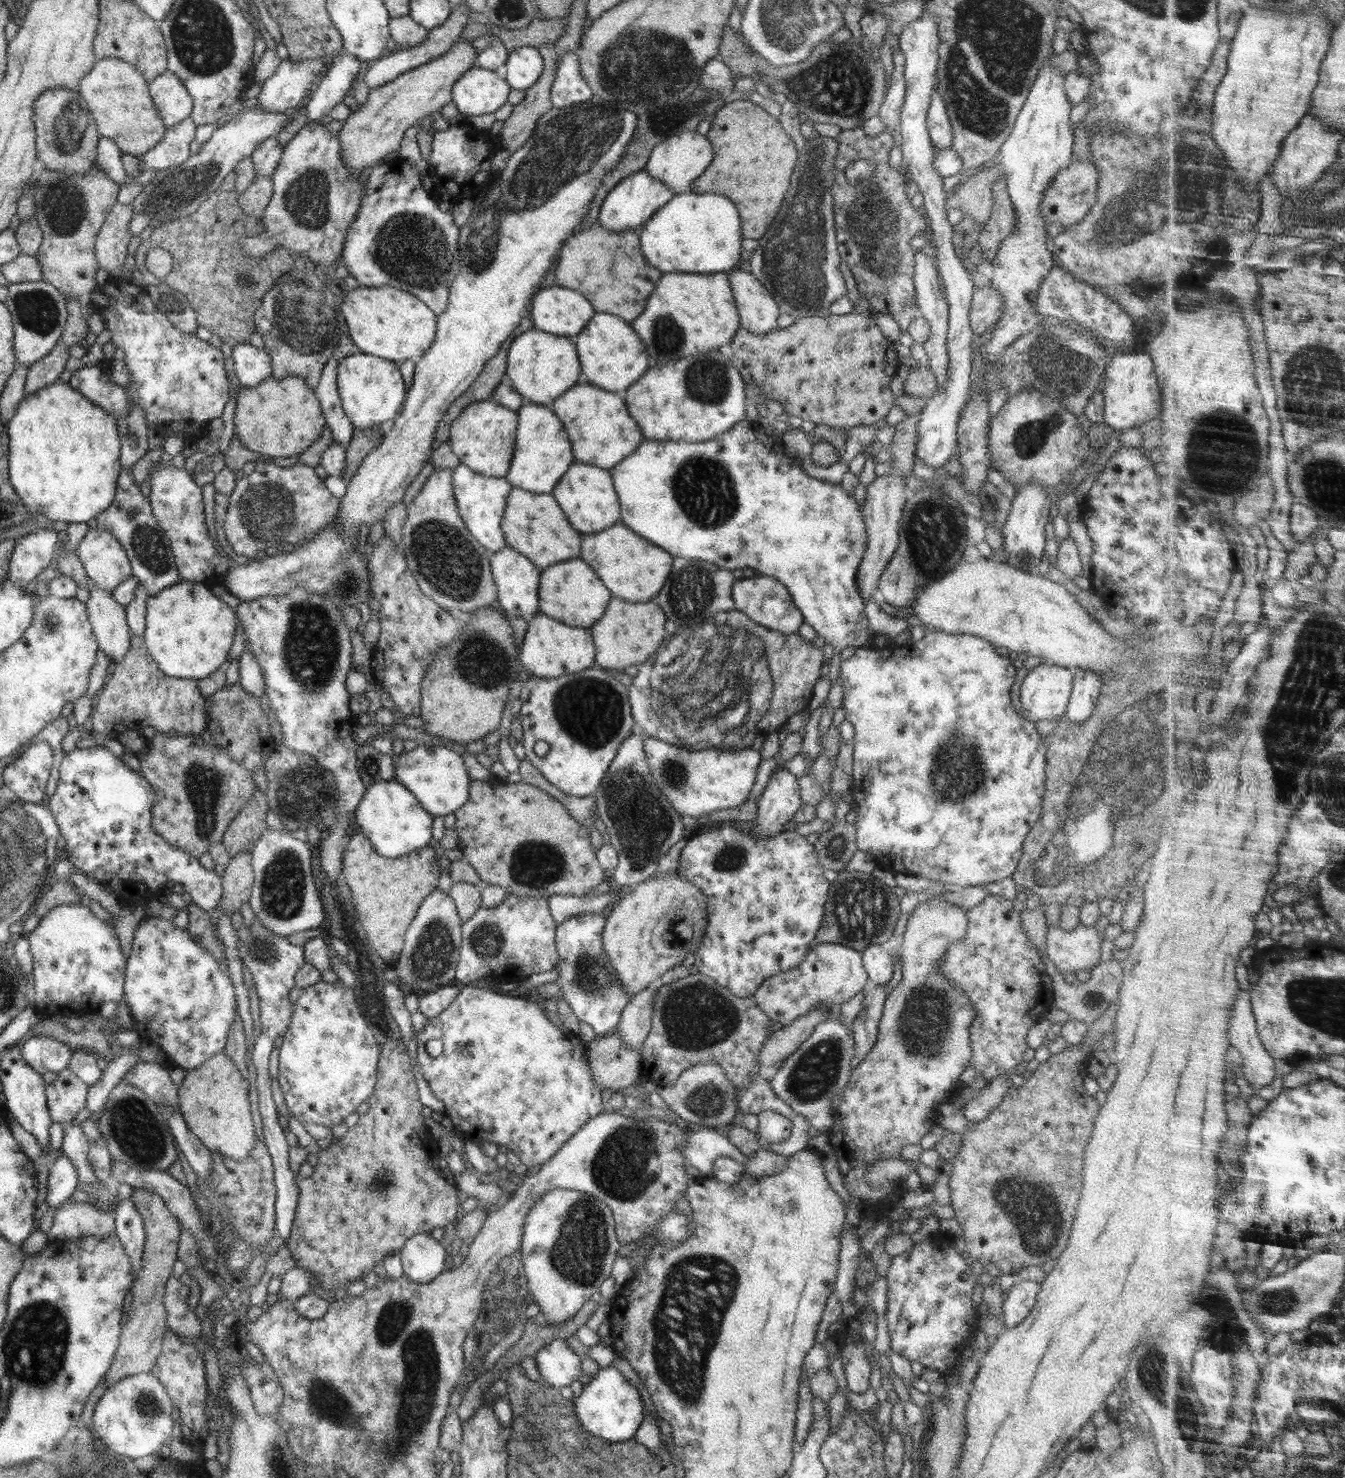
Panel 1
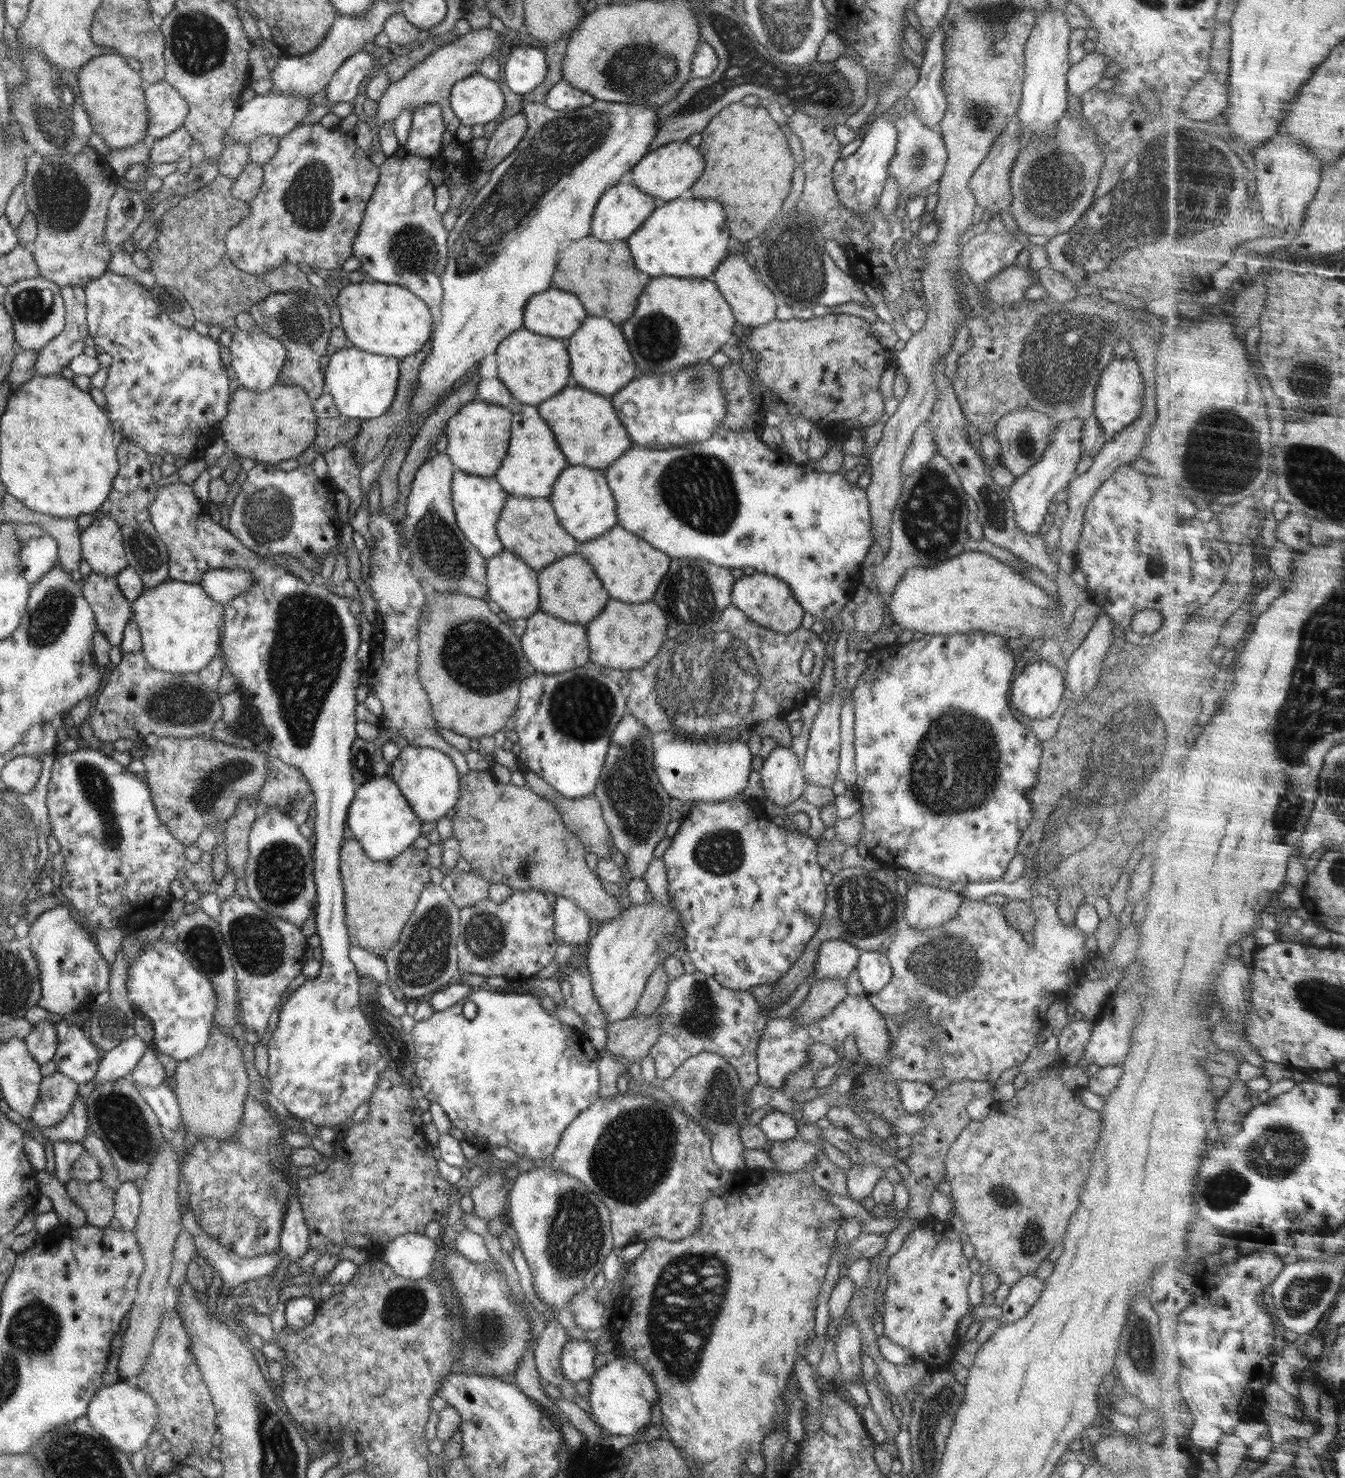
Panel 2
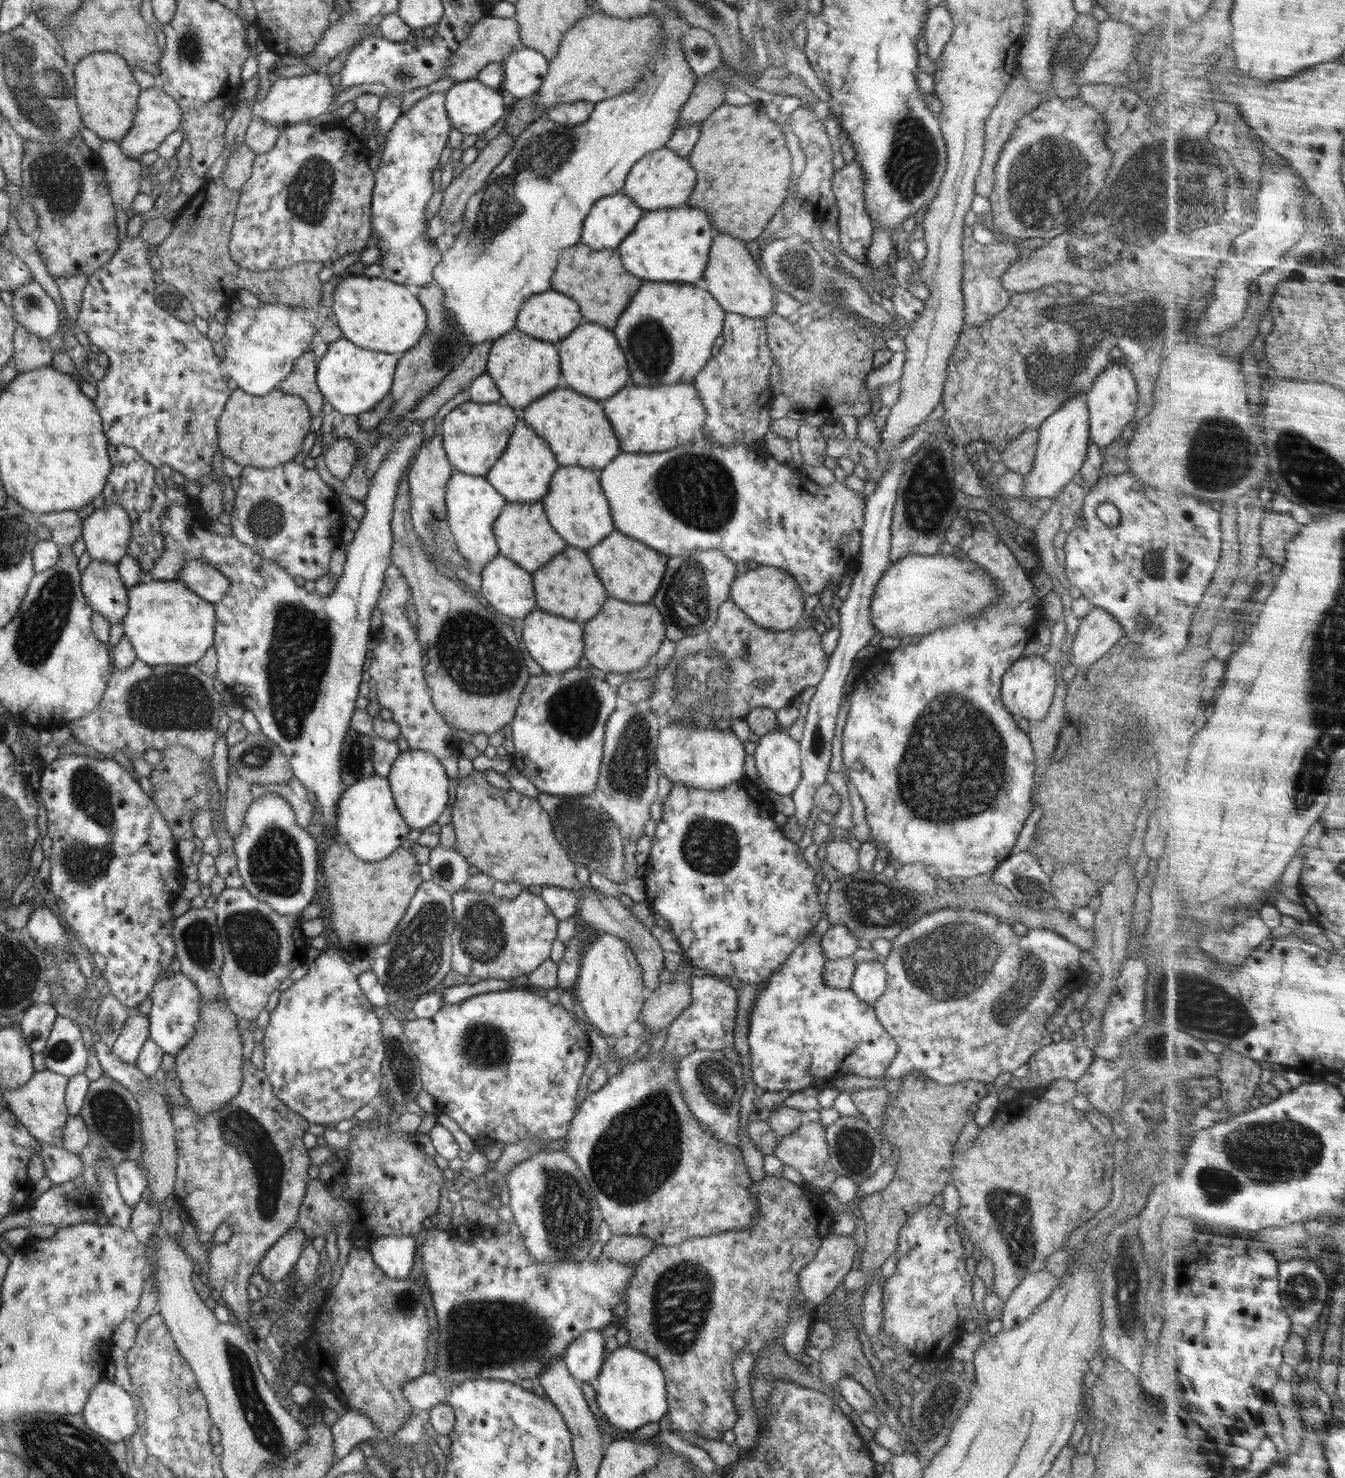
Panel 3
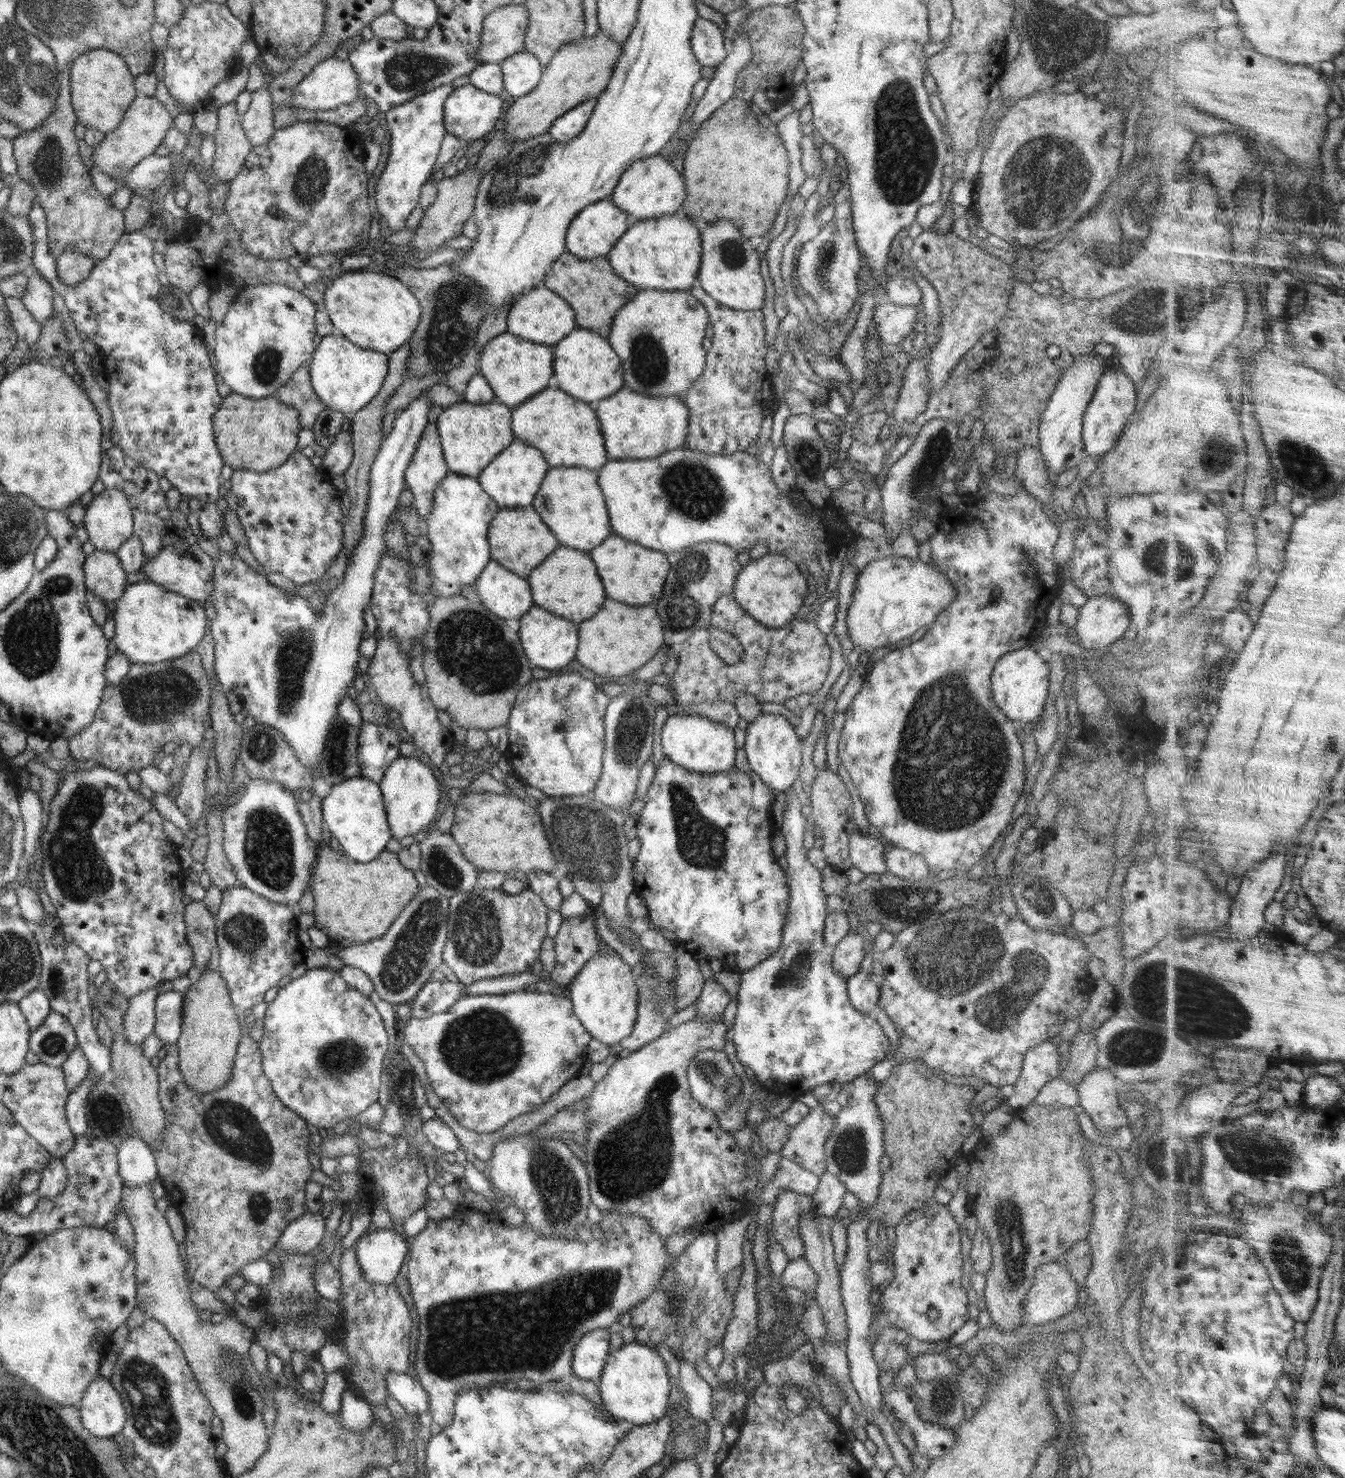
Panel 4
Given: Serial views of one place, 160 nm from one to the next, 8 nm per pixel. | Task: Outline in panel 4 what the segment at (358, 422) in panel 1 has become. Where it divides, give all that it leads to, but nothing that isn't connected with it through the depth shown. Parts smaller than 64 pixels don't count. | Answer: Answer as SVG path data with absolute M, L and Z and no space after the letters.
M337 332L322 337L311 356L310 380L324 406L344 414L354 414L372 402L388 372L388 355L357 346Z

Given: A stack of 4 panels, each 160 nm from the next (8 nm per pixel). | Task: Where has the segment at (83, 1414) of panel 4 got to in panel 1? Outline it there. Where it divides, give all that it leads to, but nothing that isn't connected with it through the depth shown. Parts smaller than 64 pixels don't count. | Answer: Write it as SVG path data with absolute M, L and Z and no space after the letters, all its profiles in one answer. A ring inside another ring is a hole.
M150 1373L127 1377L106 1388L93 1413L94 1430L112 1454L130 1458L150 1456L172 1439L172 1427L179 1410L172 1404L166 1389ZM176 1414L176 1417L172 1417Z

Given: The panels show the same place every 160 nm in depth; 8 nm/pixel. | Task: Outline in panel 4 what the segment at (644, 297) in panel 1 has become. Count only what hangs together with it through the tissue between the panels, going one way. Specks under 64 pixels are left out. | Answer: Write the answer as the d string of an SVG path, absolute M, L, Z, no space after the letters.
M564 251L550 266L543 284L570 304L575 313L578 328L593 331L602 338L610 335L614 316L639 292L634 285L618 277L606 256L584 260Z

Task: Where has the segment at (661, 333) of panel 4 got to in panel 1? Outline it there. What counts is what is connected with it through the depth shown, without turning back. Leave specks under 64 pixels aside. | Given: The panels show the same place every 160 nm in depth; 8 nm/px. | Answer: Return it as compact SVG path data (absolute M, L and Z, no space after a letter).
M728 272L663 273L654 292L648 296L644 312L630 325L644 343L650 362L654 362L650 364L652 368L730 345L741 329L739 320Z

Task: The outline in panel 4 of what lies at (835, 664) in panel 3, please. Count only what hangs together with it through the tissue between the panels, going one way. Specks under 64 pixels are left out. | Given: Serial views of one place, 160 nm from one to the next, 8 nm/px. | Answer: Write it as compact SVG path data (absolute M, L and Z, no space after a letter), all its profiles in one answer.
M796 786L785 792L788 804L784 810L784 824L779 829L787 846L785 854L788 866L785 870L785 879L790 889L781 945L774 954L758 965L740 972L737 1012L730 1038L734 1042L740 1064L754 1072L762 1089L780 1097L792 1096L796 1100L798 1096L810 1092L819 1084L851 1082L857 1076L869 1073L872 1066L885 1059L890 1041L876 1021L875 1015L862 1014L850 1004L847 979L842 978L833 967L832 949L823 937L828 913L825 893L821 888L821 870L808 861L808 850L803 845L804 835L812 824L810 819L805 818L806 810L795 790Z

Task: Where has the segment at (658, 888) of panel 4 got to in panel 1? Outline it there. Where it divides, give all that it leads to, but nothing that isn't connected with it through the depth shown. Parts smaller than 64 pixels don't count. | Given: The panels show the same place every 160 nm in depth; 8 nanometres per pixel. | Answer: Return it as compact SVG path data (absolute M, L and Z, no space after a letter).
M727 821L720 822L720 826L716 826L715 824L717 823L709 822L709 825L714 825L714 828L708 828L704 832L700 831L688 839L686 846L680 851L679 867L676 870L680 878L686 878L688 883L700 887L700 891L706 897L707 925L705 926L703 937L699 940L698 948L693 952L695 957L693 964L698 968L699 973L707 974L712 980L715 980L720 986L728 989L737 997L751 997L767 978L797 968L800 962L804 960L806 953L812 948L812 942L816 938L816 934L818 934L824 920L825 904L828 900L831 883L822 875L825 868L820 864L815 846L810 844L806 837L797 831L786 831L765 839L753 840L753 836L748 831L736 830Z

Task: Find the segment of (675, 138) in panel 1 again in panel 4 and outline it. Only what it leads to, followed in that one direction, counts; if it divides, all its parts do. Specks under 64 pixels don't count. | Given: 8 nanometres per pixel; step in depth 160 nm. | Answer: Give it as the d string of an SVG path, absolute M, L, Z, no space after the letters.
M656 154L633 162L620 175L610 197L612 202L635 222L674 214L681 207L685 196L685 182L681 172L662 155Z

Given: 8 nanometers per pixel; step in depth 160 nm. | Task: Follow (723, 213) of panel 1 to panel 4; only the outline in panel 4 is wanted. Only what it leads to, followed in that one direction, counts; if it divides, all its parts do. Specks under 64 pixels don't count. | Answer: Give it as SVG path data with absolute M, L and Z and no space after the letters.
M674 214L631 223L628 230L607 254L618 277L634 285L638 291L688 291L700 272L702 243L700 230Z

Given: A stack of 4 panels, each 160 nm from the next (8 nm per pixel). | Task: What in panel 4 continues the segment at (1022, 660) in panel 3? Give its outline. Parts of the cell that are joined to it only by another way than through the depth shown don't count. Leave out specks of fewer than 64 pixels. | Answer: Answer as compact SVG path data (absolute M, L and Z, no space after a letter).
M1031 646L1003 654L995 662L990 682L994 702L1008 718L1020 725L1040 720L1049 696L1049 668Z

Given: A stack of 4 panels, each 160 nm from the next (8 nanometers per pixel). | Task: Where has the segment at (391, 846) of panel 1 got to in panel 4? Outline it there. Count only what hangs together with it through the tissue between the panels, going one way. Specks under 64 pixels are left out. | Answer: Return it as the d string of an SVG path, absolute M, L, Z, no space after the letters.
M354 777L332 786L332 792L321 800L324 827L356 862L367 863L374 860L393 838L383 799L380 784L363 777Z

